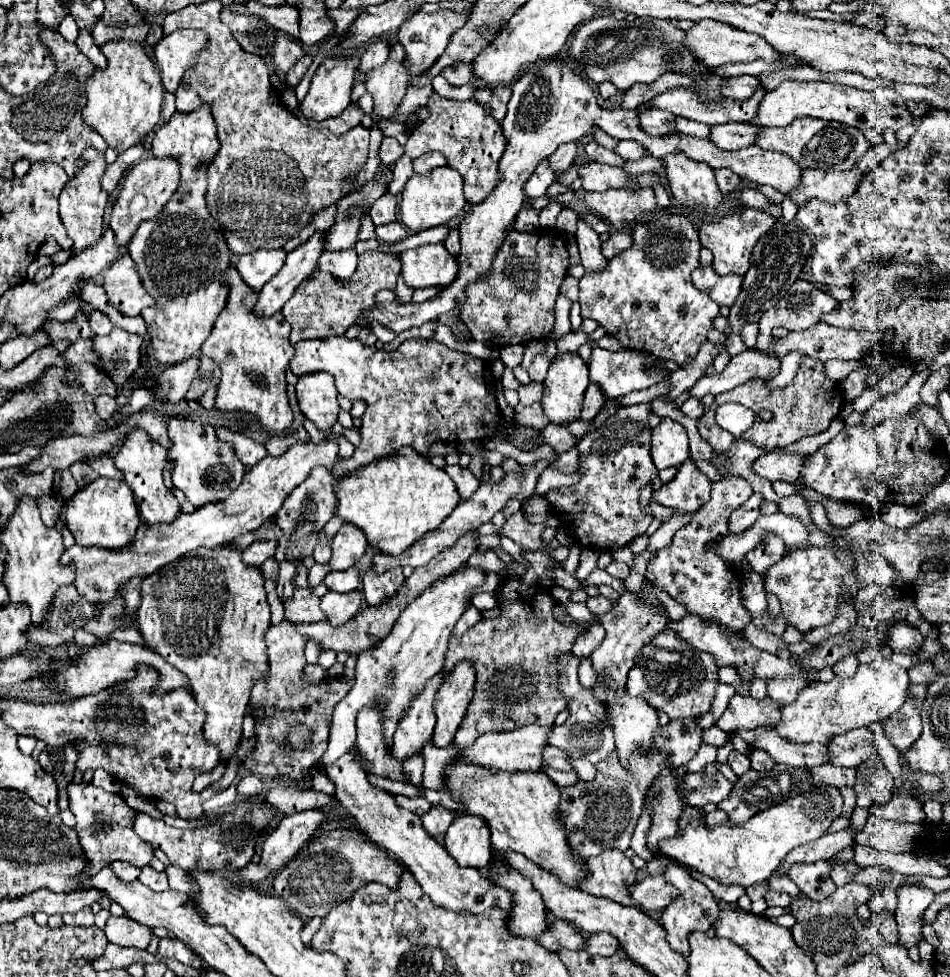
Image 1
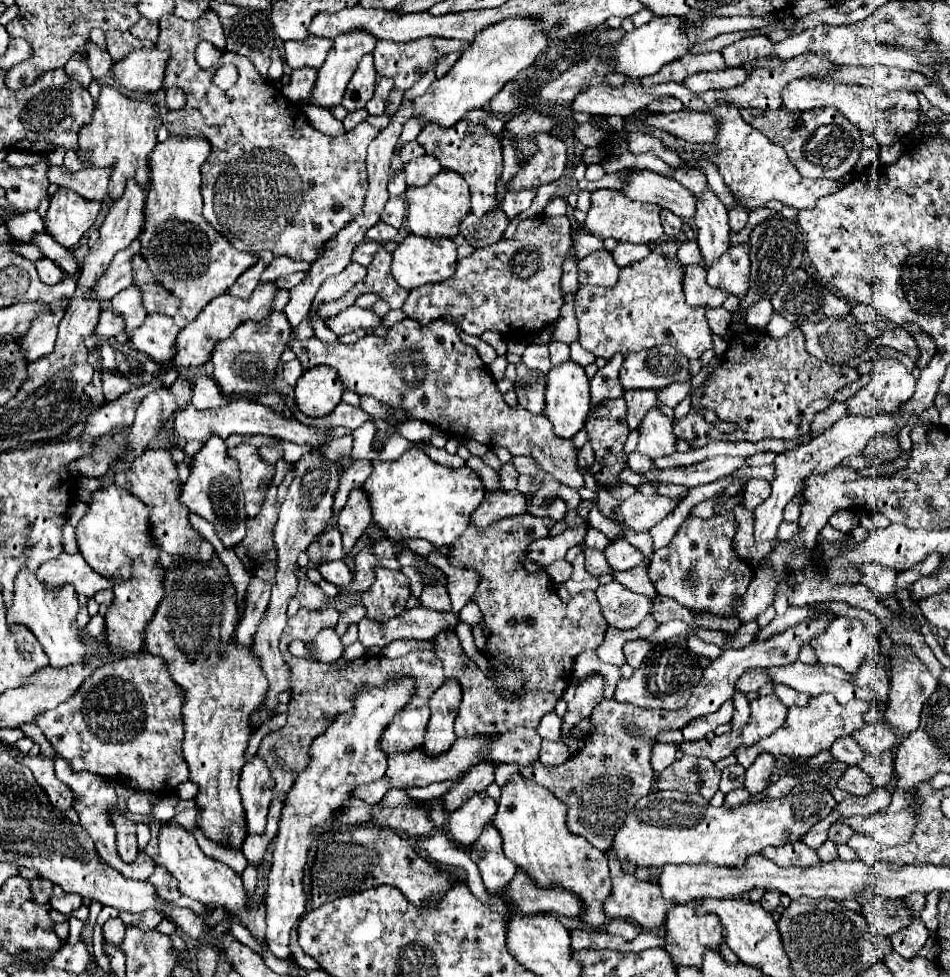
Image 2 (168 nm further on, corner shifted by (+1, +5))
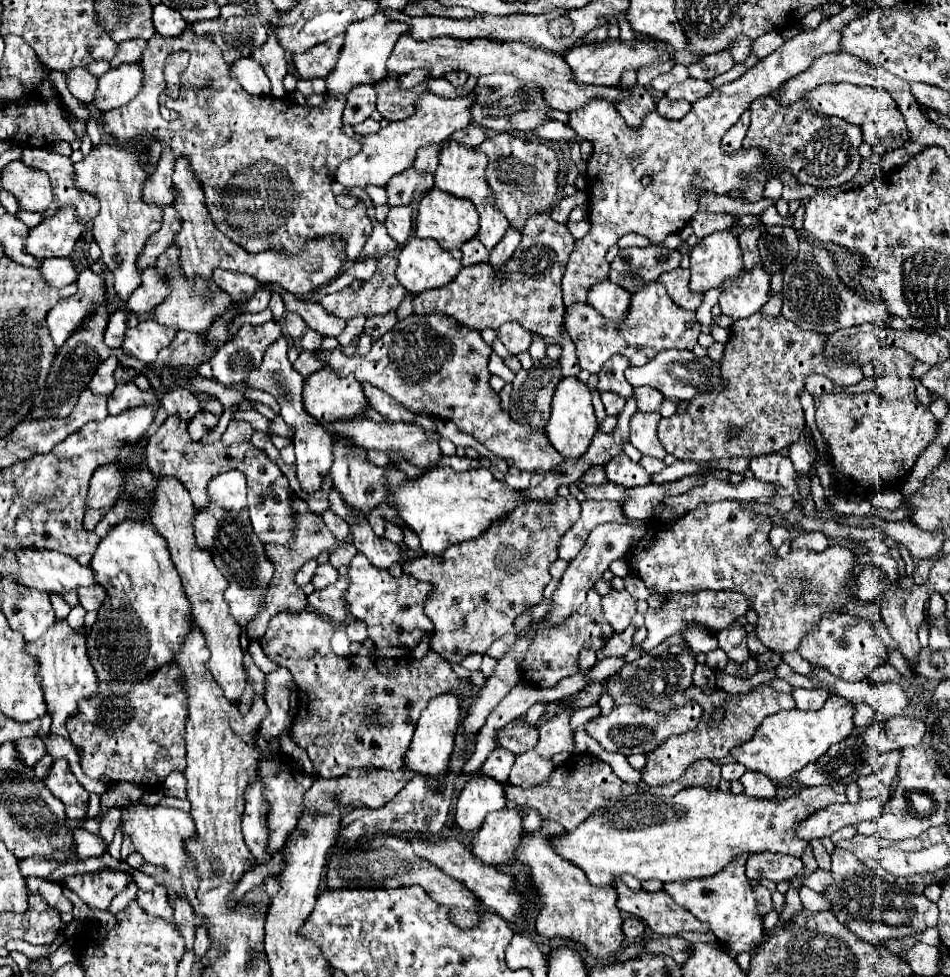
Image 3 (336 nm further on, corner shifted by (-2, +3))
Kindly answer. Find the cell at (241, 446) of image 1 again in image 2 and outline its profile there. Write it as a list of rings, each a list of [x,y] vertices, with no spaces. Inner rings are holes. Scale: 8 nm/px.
[[[262,447],[262,449],[260,449],[260,455],[262,455],[264,461],[276,463],[278,459],[284,457],[284,449],[282,449],[282,447]]]

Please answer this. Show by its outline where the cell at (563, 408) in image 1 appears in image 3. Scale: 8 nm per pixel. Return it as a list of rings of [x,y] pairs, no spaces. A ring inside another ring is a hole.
[[[565,377],[561,379],[561,385],[557,385],[551,405],[551,419],[545,425],[545,433],[551,441],[551,445],[563,455],[563,457],[579,457],[587,451],[593,435],[597,431],[597,417],[591,405],[591,393],[587,383],[583,383],[579,377]]]

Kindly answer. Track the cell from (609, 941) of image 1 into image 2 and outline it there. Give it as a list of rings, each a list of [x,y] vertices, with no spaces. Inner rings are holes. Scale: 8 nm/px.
[[[612,919],[608,925],[606,925],[606,931],[610,933],[610,935],[620,935],[620,937],[624,937],[624,939],[634,939],[640,931],[638,931],[638,925],[634,925],[632,921],[628,921],[628,919]]]

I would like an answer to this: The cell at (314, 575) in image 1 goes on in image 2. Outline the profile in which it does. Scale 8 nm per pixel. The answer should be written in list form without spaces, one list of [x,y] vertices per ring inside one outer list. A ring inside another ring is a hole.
[[[334,527],[328,533],[324,533],[320,541],[310,543],[310,547],[308,547],[306,553],[308,553],[312,565],[320,565],[322,557],[326,557],[328,561],[342,559],[344,557],[344,551],[342,551],[342,537],[338,535],[338,529]]]

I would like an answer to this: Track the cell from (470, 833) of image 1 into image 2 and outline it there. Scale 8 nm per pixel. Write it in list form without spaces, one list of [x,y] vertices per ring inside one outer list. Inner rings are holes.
[[[486,793],[472,795],[472,799],[458,807],[448,819],[448,831],[452,839],[464,847],[470,847],[482,833],[484,825],[494,819],[496,809],[496,799],[488,797]]]

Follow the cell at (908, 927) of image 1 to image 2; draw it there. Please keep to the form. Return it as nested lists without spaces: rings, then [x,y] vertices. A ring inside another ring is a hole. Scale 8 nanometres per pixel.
[[[914,919],[906,929],[890,937],[894,951],[904,959],[914,959],[918,951],[924,947],[926,939],[928,939],[928,931],[920,919]]]

